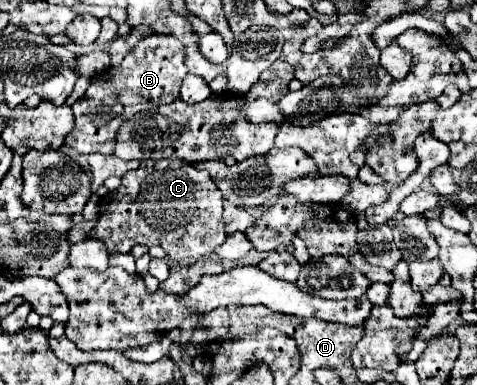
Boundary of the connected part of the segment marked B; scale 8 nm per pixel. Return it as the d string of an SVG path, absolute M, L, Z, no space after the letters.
M148 36L138 42L122 60L118 68L108 68L100 76L92 78L86 94L76 100L72 106L76 116L76 126L66 138L66 146L78 150L80 154L100 152L104 156L114 154L116 134L122 126L124 118L120 112L126 112L126 120L130 120L138 112L146 112L160 104L170 104L180 94L180 84L188 68L184 64L184 44L172 36Z

